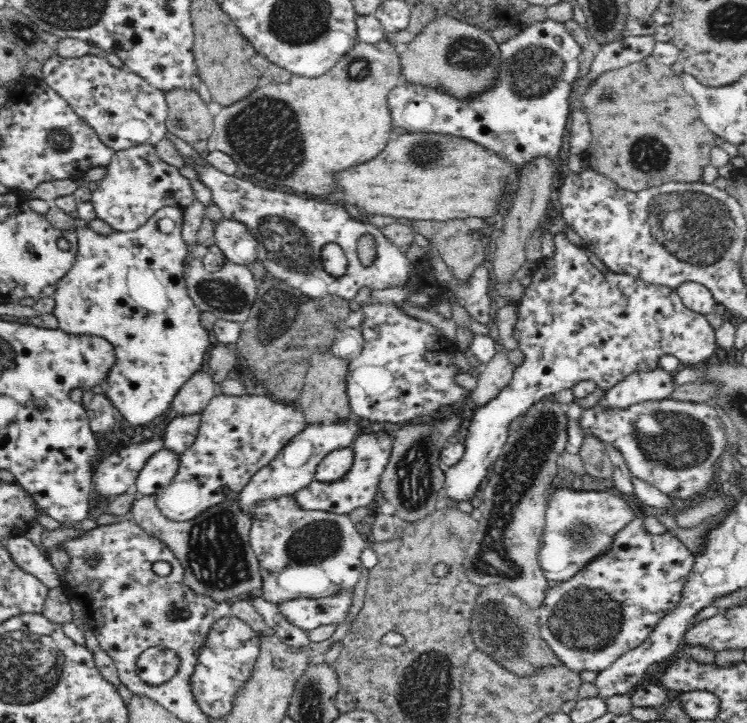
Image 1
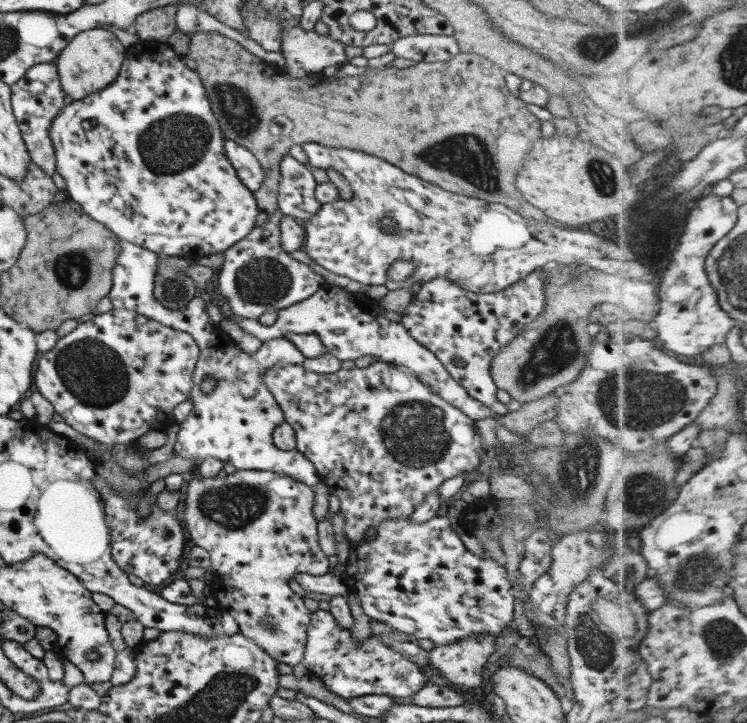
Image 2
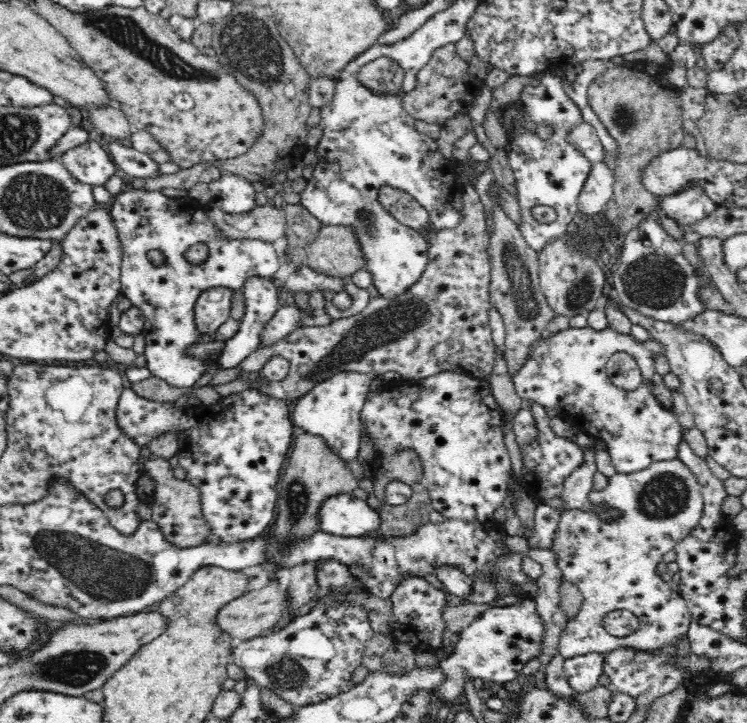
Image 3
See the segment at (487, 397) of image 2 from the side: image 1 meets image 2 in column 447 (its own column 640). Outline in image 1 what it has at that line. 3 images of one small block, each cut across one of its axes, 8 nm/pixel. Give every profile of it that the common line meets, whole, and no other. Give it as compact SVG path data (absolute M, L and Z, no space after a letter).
M555 232L553 237L556 246L554 257L535 262L532 280L517 303L517 322L513 331L518 341L517 348L524 353L525 358L514 369L512 380L492 400L475 410L462 433L465 452L461 462L445 469L446 495L454 502L471 502L479 495L489 476L490 466L502 453L510 432L508 425L535 402L588 379L604 392L609 391L631 372L658 367L658 360L664 354L676 356L681 367L700 365L717 348L715 330L706 315L686 307L675 289L648 284L638 277L602 272L588 261L582 249L577 249L566 239L563 232Z

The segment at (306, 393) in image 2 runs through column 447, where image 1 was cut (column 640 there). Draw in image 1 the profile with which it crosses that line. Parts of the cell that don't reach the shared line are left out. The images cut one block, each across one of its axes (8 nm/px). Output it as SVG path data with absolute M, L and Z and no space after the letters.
M668 398L645 400L623 409L592 406L582 411L579 425L584 437L591 434L606 444L607 448L612 447L622 453L632 476L658 488L672 500L692 501L708 494L716 476L716 460L722 457L726 448L724 425L709 402L693 403Z

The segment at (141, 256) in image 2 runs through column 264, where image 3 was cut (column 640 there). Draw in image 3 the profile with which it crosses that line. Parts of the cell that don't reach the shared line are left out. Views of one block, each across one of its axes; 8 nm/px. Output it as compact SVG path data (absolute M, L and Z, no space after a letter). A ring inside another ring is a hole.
M568 328L548 336L545 331L538 342L532 344L532 352L526 358L526 364L512 376L514 390L525 403L538 403L557 411L560 418L568 421L571 426L581 427L584 432L592 436L594 440L606 442L607 452L612 458L616 471L621 474L642 471L652 464L662 460L674 460L678 457L680 440L685 434L678 423L676 415L672 411L662 408L651 391L652 376L656 372L654 356L664 355L664 347L658 341L650 338L647 341L639 341L631 334L616 332L613 328L594 330L586 328ZM614 353L628 353L634 357L642 373L640 388L626 391L615 387L609 381L607 362Z

